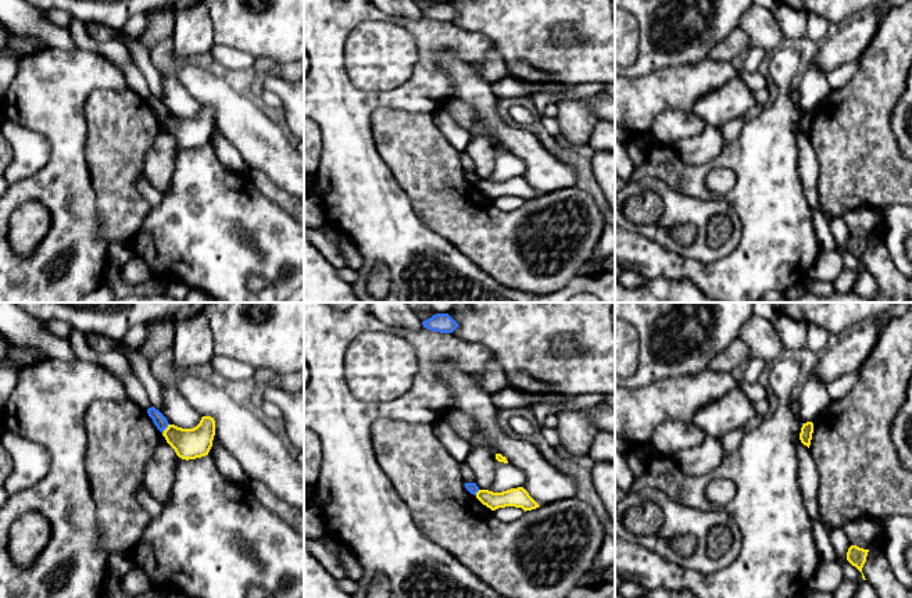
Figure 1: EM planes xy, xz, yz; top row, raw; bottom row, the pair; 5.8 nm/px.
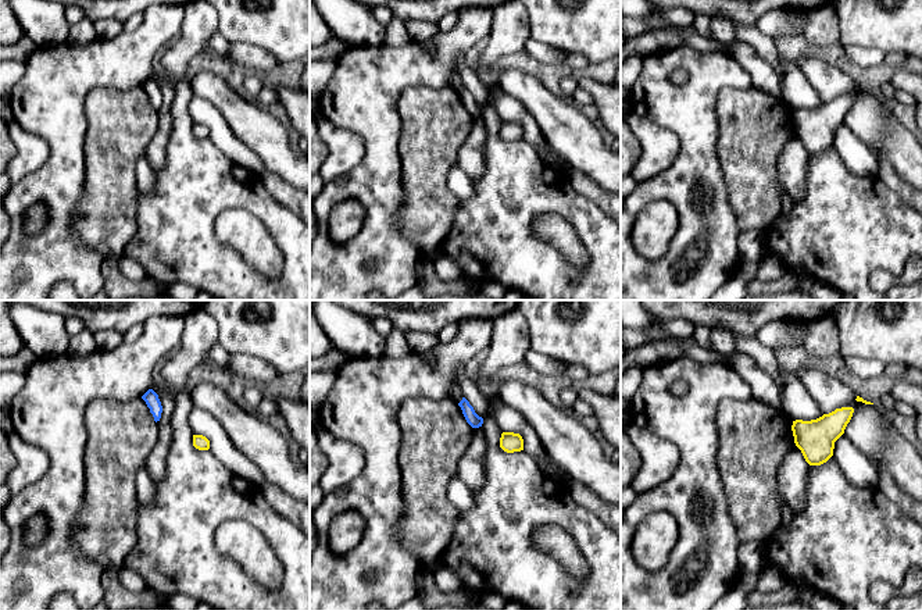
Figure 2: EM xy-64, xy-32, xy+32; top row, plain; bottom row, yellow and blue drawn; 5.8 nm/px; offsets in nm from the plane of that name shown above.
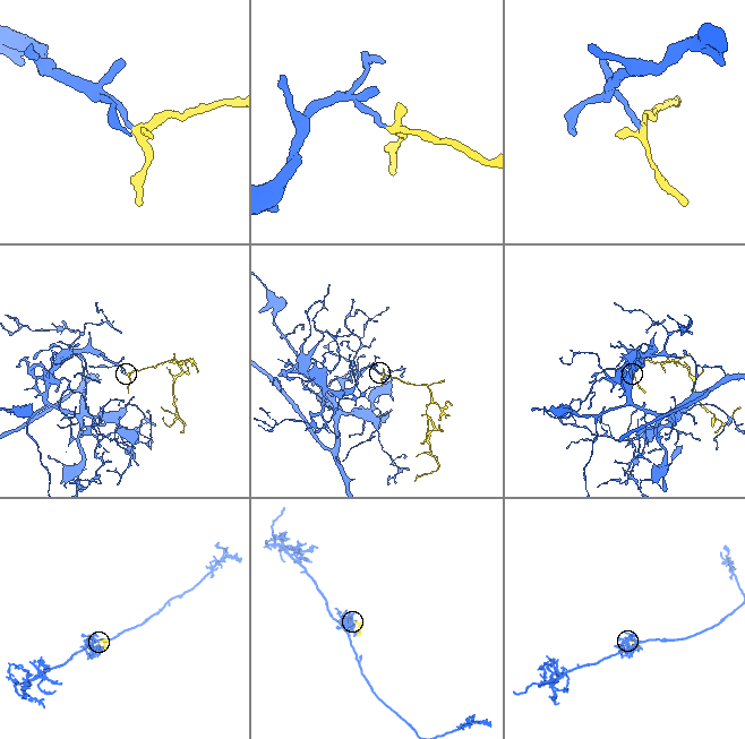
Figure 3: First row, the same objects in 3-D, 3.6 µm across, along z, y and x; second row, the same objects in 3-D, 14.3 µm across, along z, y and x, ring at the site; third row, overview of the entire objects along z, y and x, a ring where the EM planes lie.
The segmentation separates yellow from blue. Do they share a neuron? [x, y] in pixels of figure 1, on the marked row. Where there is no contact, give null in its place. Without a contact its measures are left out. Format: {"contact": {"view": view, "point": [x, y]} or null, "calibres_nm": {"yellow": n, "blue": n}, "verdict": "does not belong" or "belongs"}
{"contact": {"view": "xy", "point": [165, 429]}, "calibres_nm": {"yellow": 180, "blue": 80}, "verdict": "does not belong"}

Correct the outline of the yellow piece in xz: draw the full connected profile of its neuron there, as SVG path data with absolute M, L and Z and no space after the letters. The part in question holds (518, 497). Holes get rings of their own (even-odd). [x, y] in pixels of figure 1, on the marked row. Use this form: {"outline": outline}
{"outline": "M523 487L511 488L503 493L493 493L489 490L479 490L476 493L476 498L490 508L496 511L498 508L515 506L522 508L525 512L539 508L540 505L529 495L529 493Z"}

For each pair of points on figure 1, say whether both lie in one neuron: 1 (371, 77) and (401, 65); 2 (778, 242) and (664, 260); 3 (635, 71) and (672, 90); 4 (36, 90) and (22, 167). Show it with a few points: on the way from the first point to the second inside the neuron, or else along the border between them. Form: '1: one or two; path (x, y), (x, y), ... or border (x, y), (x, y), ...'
1: one; path (378, 70), (394, 65)
2: one; path (750, 269), (747, 272), (696, 272), (691, 269)
3: two; border (675, 67), (654, 70), (637, 77), (629, 75)
4: two; border (14, 121), (40, 133), (49, 143), (50, 154)

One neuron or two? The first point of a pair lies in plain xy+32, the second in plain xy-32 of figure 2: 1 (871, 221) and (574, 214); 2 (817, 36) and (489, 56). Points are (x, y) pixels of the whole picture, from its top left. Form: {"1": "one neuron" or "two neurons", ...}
{"1": "one neuron", "2": "one neuron"}

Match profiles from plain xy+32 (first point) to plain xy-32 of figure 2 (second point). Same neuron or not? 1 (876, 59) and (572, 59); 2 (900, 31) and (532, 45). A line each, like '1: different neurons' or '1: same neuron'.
1: different neurons
2: different neurons

